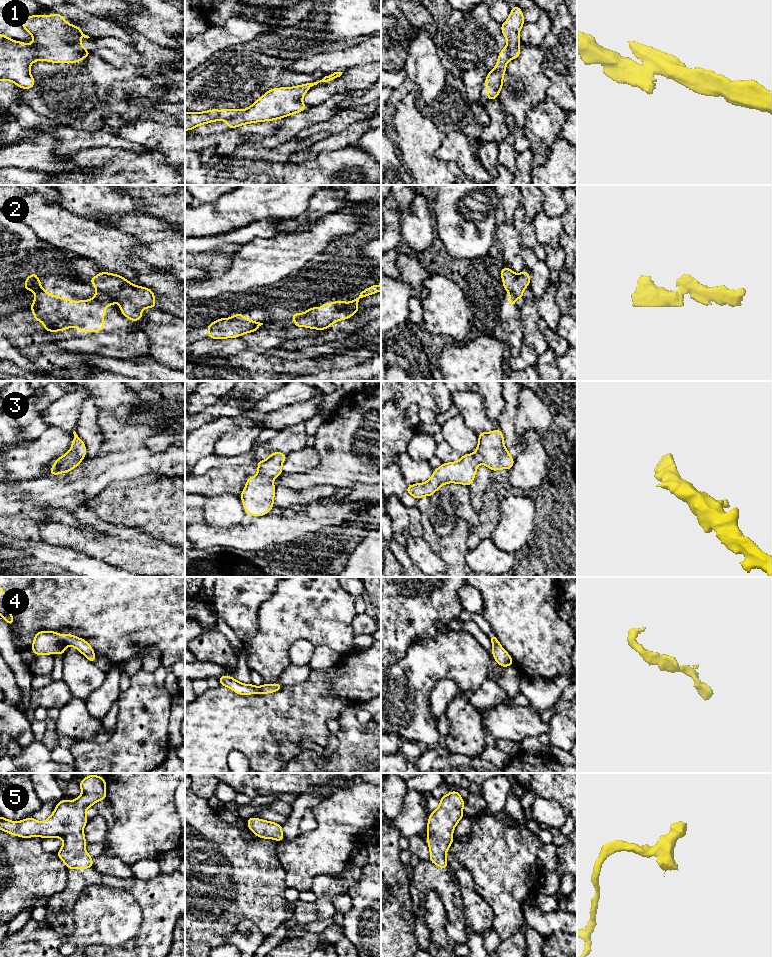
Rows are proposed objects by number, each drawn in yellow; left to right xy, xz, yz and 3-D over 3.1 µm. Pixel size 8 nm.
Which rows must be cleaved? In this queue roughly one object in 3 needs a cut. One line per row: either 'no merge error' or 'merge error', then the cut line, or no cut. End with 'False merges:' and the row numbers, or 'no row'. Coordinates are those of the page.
1: merge error; cut xy (30, 44), (42, 59)
2: merge error; cut xy (96, 290), (106, 293), (112, 299)
3: no merge error; cut none
4: no merge error; cut none
5: no merge error; cut none
False merges: 1, 2

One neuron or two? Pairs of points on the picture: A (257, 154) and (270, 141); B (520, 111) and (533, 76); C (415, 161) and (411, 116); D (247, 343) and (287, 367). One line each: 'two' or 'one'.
A: two
B: one
C: one
D: two

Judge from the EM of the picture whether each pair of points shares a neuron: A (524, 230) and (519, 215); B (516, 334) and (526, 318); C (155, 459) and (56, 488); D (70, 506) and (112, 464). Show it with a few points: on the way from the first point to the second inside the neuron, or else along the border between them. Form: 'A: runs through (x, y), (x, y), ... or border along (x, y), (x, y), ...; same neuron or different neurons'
A: runs through (522, 226), (519, 219); same neuron
B: border along (519, 309), (519, 320), (524, 342); different neurons
C: runs through (130, 461), (116, 461), (81, 484); same neuron
D: runs through (77, 494), (100, 471); same neuron

